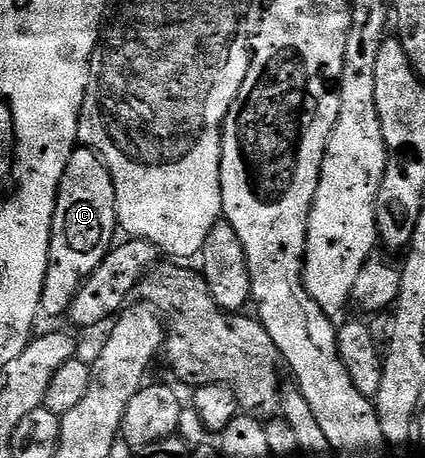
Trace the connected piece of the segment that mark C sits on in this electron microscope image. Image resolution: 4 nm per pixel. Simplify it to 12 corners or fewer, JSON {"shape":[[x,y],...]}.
{"shape":[[79,146],[58,186],[43,316],[65,316],[111,250],[116,189]]}

